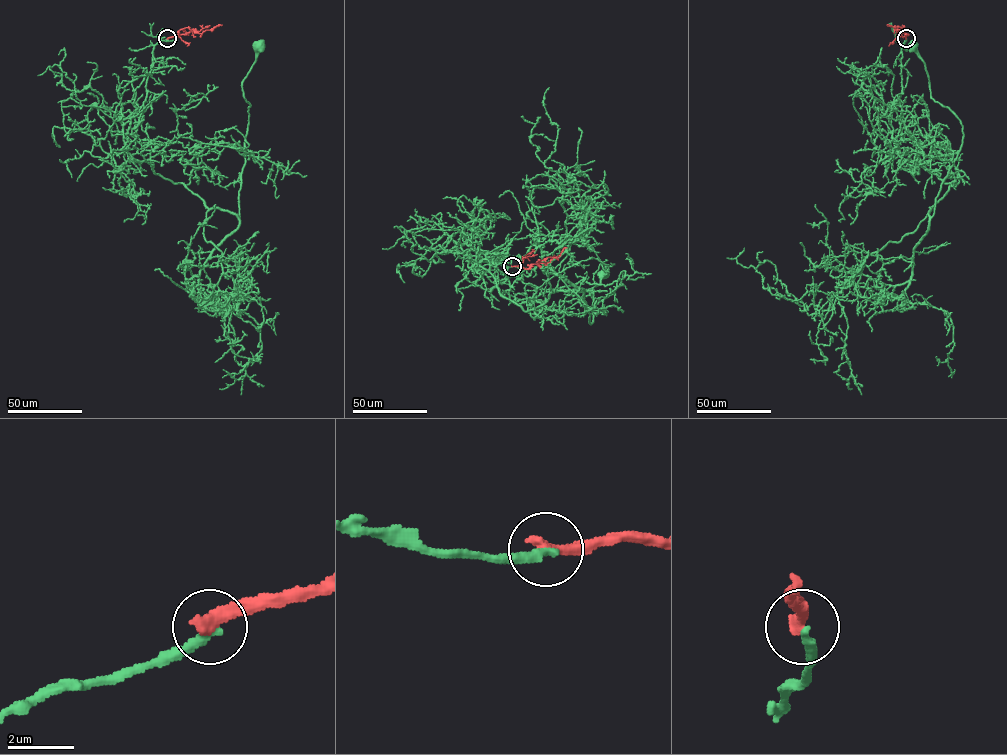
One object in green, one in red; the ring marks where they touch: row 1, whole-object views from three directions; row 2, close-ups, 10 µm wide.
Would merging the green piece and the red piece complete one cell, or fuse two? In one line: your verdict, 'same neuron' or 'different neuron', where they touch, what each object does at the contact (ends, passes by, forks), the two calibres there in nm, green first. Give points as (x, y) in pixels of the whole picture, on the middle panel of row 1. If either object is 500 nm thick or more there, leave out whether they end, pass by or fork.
different neuron; at (512, 266); green ends there; red ends there; 300 nm thick on the green side, 400 nm on the other

